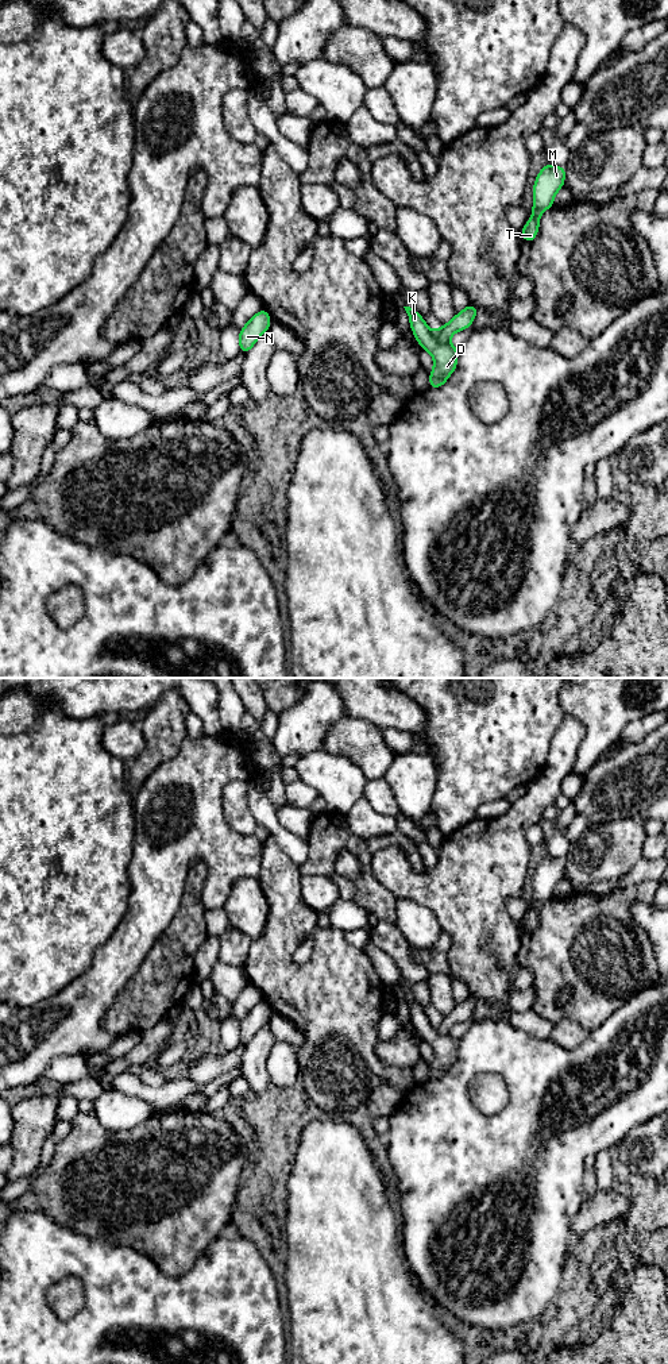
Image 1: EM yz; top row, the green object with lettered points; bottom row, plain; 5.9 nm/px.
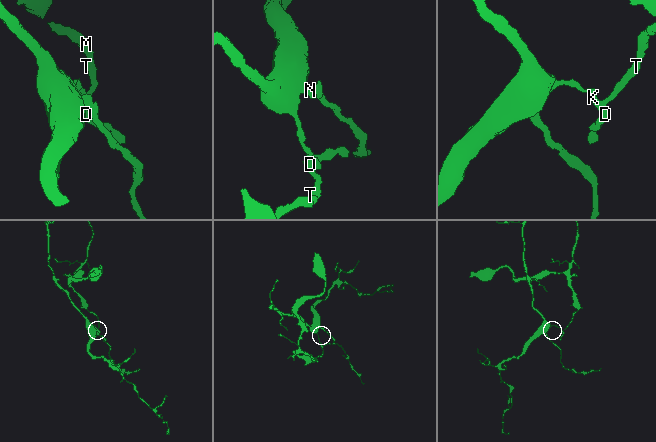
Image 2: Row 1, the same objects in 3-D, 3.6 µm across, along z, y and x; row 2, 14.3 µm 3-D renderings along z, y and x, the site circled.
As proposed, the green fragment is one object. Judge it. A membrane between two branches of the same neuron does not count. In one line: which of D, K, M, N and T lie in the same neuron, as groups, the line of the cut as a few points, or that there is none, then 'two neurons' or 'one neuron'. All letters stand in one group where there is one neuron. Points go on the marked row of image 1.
D K N / M T; cut in yz along (435, 332), (440, 342), (448, 343); two neurons

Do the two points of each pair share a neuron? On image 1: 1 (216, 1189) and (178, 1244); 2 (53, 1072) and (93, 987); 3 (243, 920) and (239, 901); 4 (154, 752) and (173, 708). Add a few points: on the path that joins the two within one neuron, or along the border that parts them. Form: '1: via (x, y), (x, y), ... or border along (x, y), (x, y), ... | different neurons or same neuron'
1: via (203, 1202), (178, 1226), (178, 1230) | same neuron
2: border along (80, 1055), (64, 1055), (53, 1059), (42, 1075) | different neurons
3: via (243, 916), (243, 905) | same neuron
4: via (162, 742), (166, 719) | same neuron

